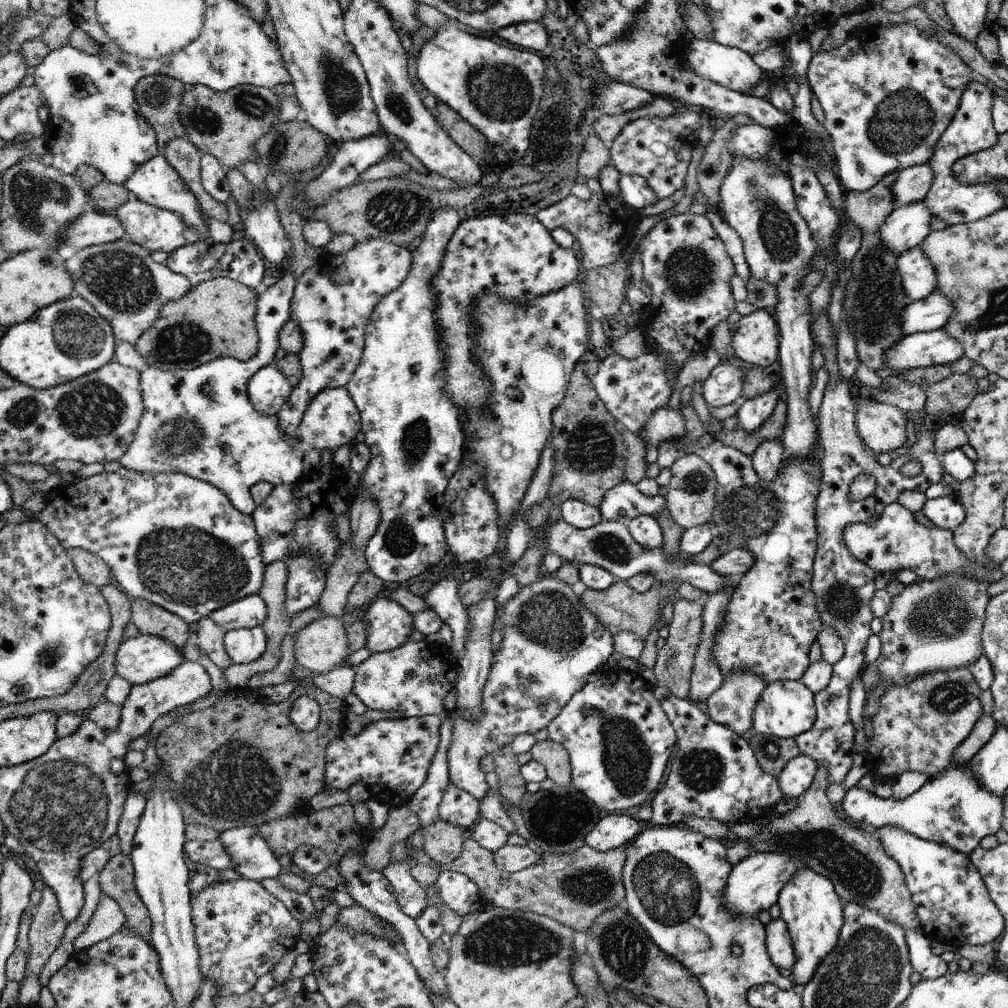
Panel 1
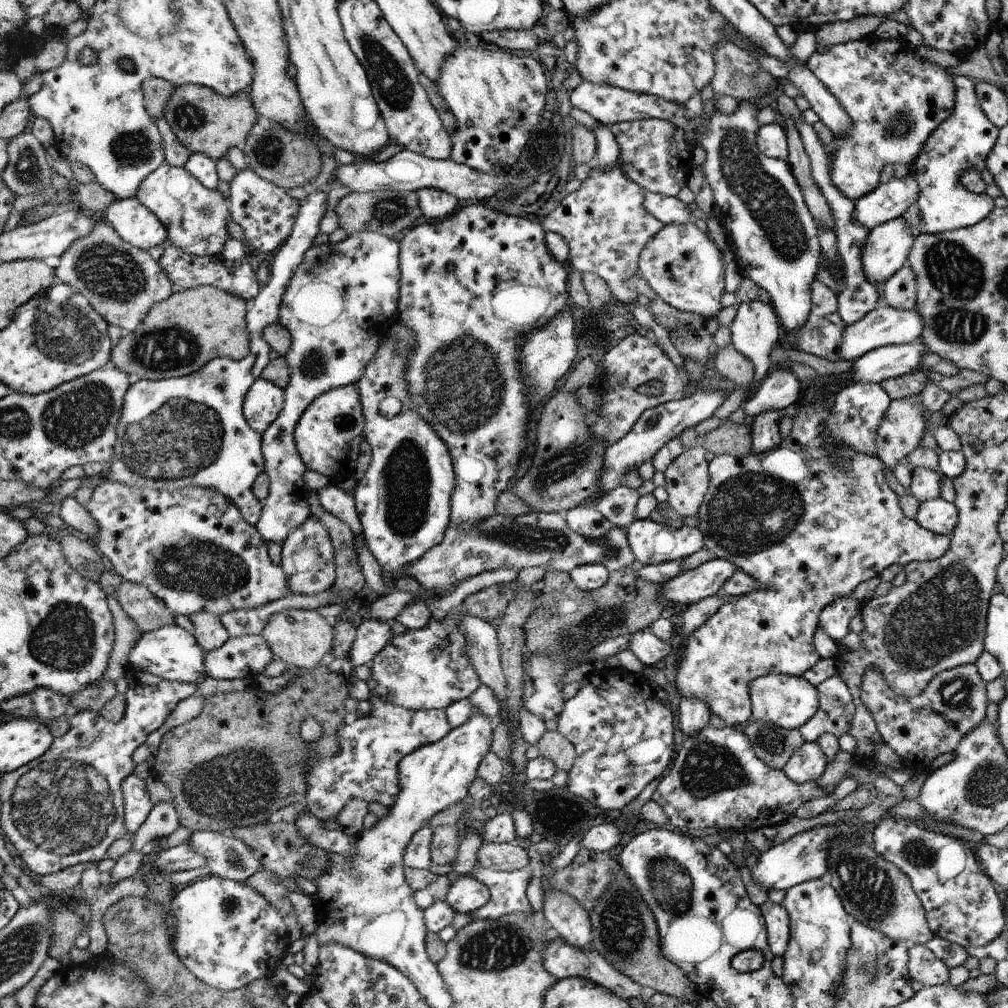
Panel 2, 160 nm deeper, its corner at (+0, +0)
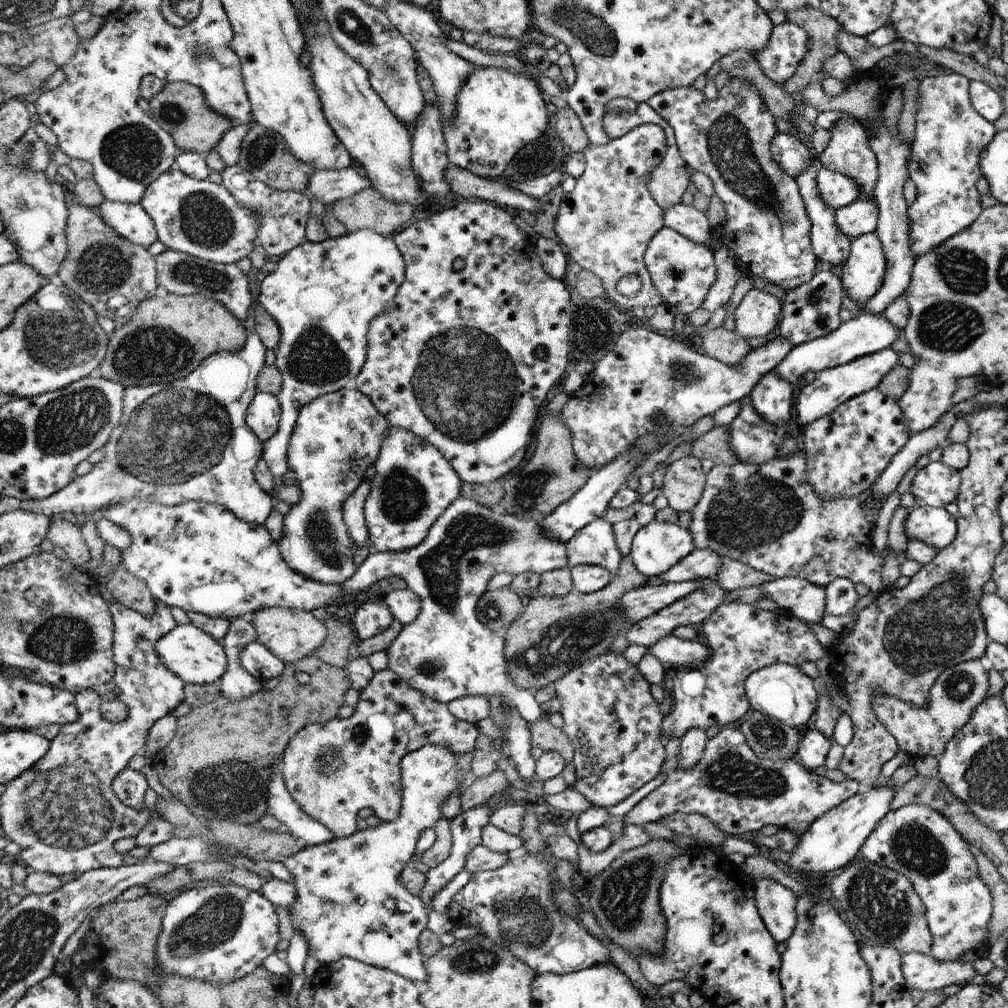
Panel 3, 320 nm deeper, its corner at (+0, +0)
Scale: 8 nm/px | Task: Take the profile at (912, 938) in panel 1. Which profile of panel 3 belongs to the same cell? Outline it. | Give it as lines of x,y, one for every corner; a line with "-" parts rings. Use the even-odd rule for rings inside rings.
922,953
902,955
901,971
909,990
944,989
951,984
967,985
977,972
972,961
944,963

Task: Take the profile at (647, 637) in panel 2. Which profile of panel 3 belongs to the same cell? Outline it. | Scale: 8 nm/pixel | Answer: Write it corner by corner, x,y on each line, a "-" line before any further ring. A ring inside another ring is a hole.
674,634
659,640
648,648
648,652
660,662
679,668
700,665
706,662
711,655
711,650
706,643
697,639
694,641
682,640

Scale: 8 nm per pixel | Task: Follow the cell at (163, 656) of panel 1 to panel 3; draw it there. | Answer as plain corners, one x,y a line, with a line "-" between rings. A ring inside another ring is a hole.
189,623
176,625
167,635
157,643
157,655
161,661
176,676
179,676
186,684
210,684
216,683
226,671
227,661
224,647
212,635
203,629

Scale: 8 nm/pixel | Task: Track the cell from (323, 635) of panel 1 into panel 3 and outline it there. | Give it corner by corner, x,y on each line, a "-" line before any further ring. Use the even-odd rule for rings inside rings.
266,607
254,612
250,618
255,625
255,636
251,641
256,640
265,645
285,664
312,655
327,638
325,621
316,619
311,611

